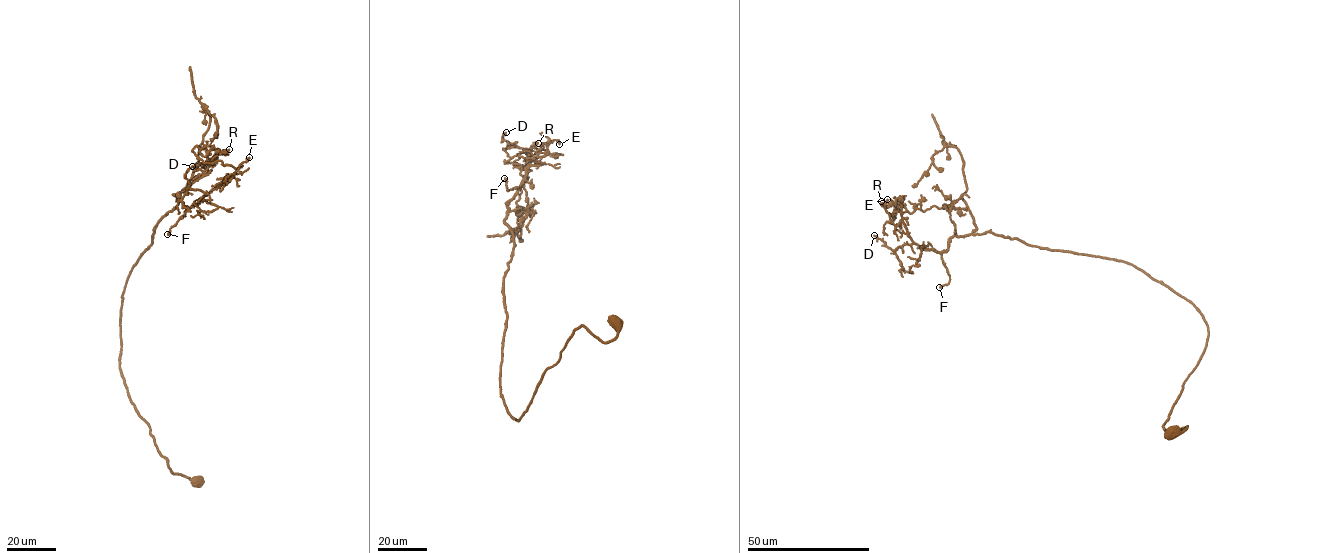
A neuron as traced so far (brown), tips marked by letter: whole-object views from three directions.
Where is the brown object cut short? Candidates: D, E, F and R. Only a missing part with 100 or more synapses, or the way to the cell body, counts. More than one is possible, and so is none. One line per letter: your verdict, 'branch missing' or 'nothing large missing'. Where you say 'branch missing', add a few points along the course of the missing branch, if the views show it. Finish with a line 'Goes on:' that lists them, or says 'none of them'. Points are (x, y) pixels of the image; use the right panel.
D: nothing large missing
E: nothing large missing
F: nothing large missing
R: nothing large missing
Goes on: none of them

